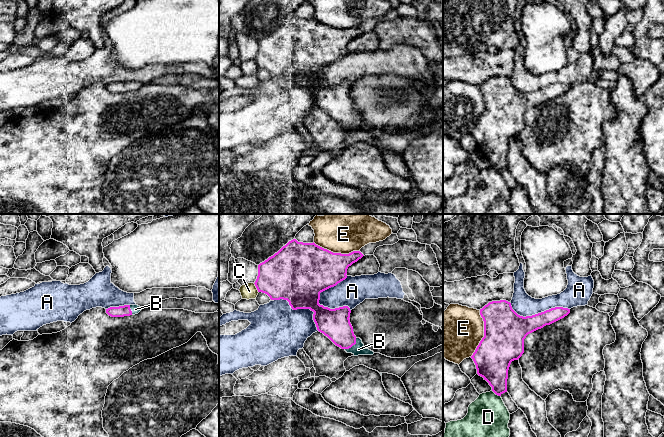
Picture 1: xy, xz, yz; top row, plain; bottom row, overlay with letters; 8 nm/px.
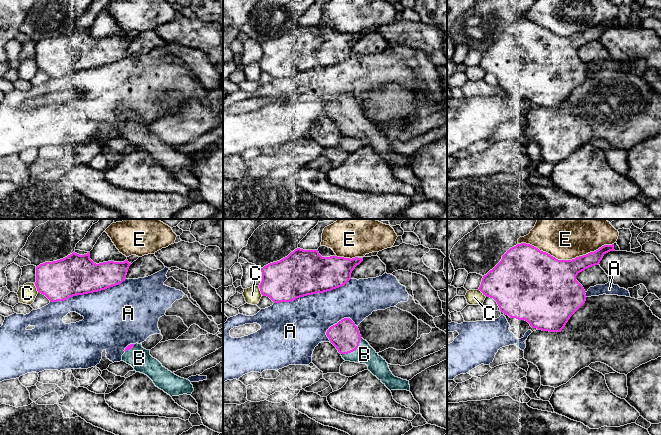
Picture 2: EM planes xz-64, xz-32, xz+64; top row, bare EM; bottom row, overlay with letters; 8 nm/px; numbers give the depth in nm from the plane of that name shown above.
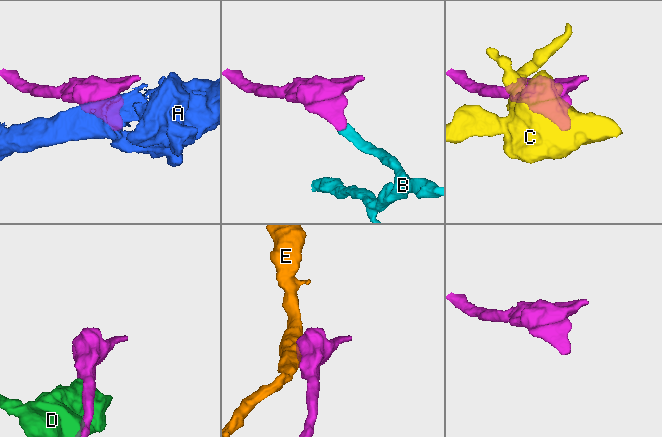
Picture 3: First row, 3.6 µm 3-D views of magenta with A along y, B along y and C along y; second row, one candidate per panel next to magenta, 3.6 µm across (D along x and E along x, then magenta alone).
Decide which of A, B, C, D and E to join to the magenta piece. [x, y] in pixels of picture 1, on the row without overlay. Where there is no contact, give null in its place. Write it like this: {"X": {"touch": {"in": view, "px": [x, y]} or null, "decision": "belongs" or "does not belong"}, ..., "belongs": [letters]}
{"A": {"touch": {"in": "xz", "px": [328, 64]}, "decision": "does not belong"}, "B": {"touch": {"in": "xz", "px": [352, 121]}, "decision": "belongs"}, "C": {"touch": {"in": "xz", "px": [256, 63]}, "decision": "does not belong"}, "D": {"touch": {"in": "yz", "px": [496, 170]}, "decision": "does not belong"}, "E": {"touch": {"in": "yz", "px": [484, 109]}, "decision": "does not belong"}, "belongs": ["B"]}

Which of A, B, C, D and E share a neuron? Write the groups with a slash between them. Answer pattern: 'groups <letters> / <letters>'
groups A / B / C / D / E

